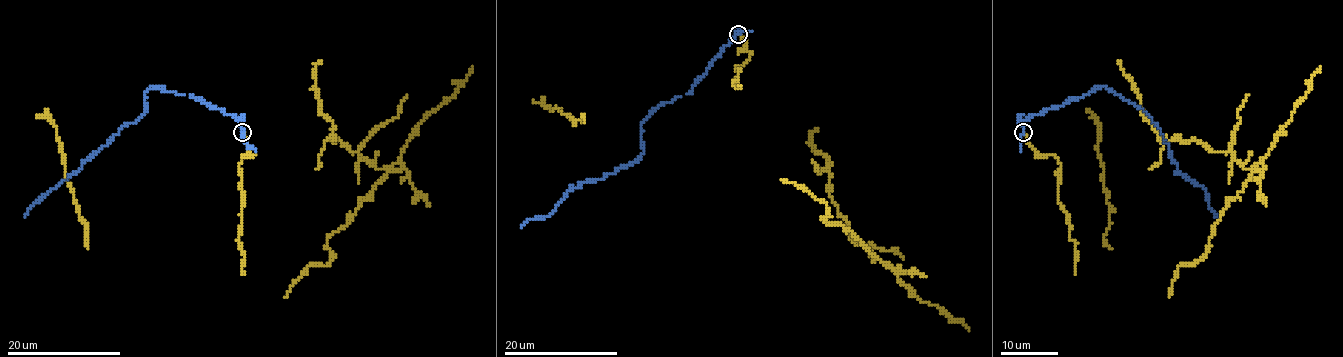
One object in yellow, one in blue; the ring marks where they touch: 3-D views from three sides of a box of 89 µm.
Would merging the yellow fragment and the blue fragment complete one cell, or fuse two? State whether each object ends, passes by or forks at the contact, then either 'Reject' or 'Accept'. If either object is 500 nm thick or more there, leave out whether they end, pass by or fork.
At the ring yellow ends. At the ring blue passes by. Reject

